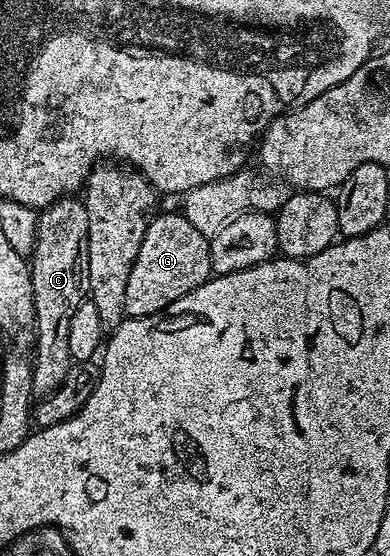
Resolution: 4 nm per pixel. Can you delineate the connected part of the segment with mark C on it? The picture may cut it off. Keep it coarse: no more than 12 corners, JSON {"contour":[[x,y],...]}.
{"contour":[[84,200],[38,212],[29,266],[31,394],[73,360],[69,324],[88,298]]}

